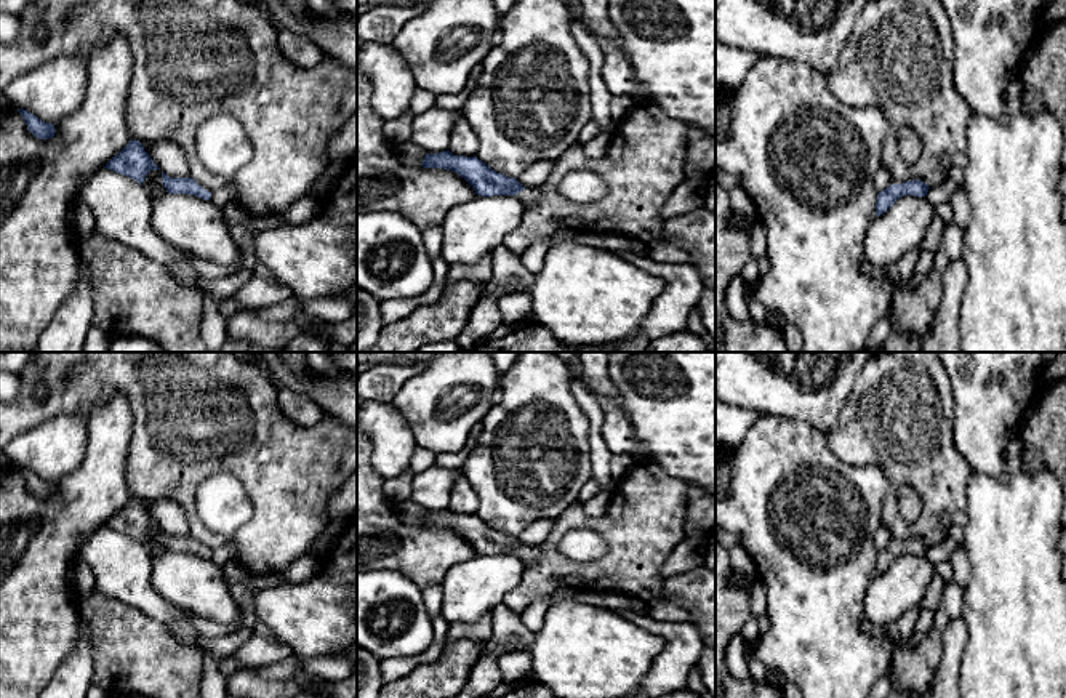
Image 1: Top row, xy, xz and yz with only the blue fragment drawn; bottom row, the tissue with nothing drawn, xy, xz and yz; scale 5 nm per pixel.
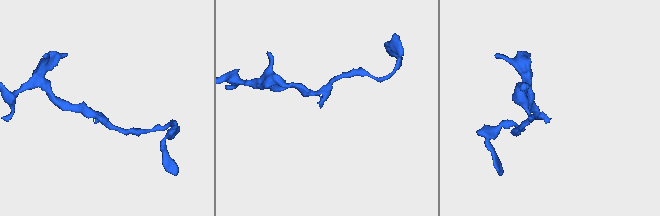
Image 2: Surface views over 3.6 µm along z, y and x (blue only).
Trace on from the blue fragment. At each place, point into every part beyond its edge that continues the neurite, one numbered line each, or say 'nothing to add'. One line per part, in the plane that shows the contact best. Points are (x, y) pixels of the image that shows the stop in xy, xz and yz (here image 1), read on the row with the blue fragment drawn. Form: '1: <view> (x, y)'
1: xz (528, 197)

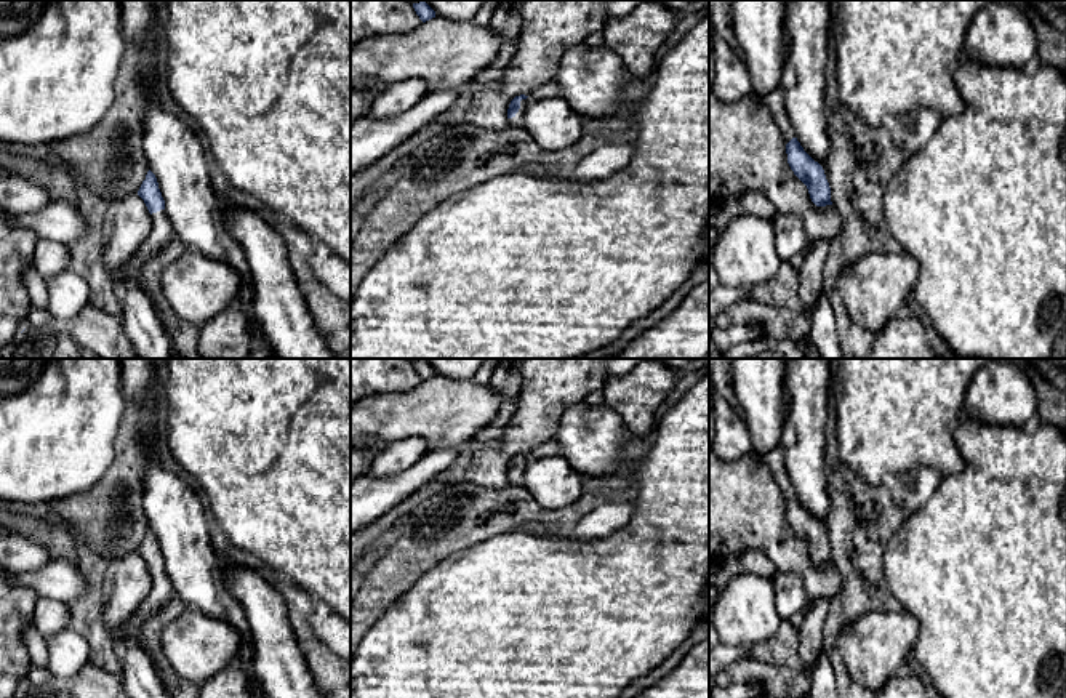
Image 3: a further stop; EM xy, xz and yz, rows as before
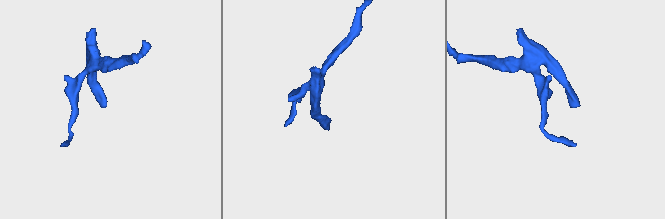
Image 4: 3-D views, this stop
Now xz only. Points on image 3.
1: xz (517, 120)

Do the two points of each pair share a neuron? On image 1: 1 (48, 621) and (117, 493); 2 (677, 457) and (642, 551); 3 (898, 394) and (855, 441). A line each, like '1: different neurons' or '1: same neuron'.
1: same neuron
2: different neurons
3: same neuron

